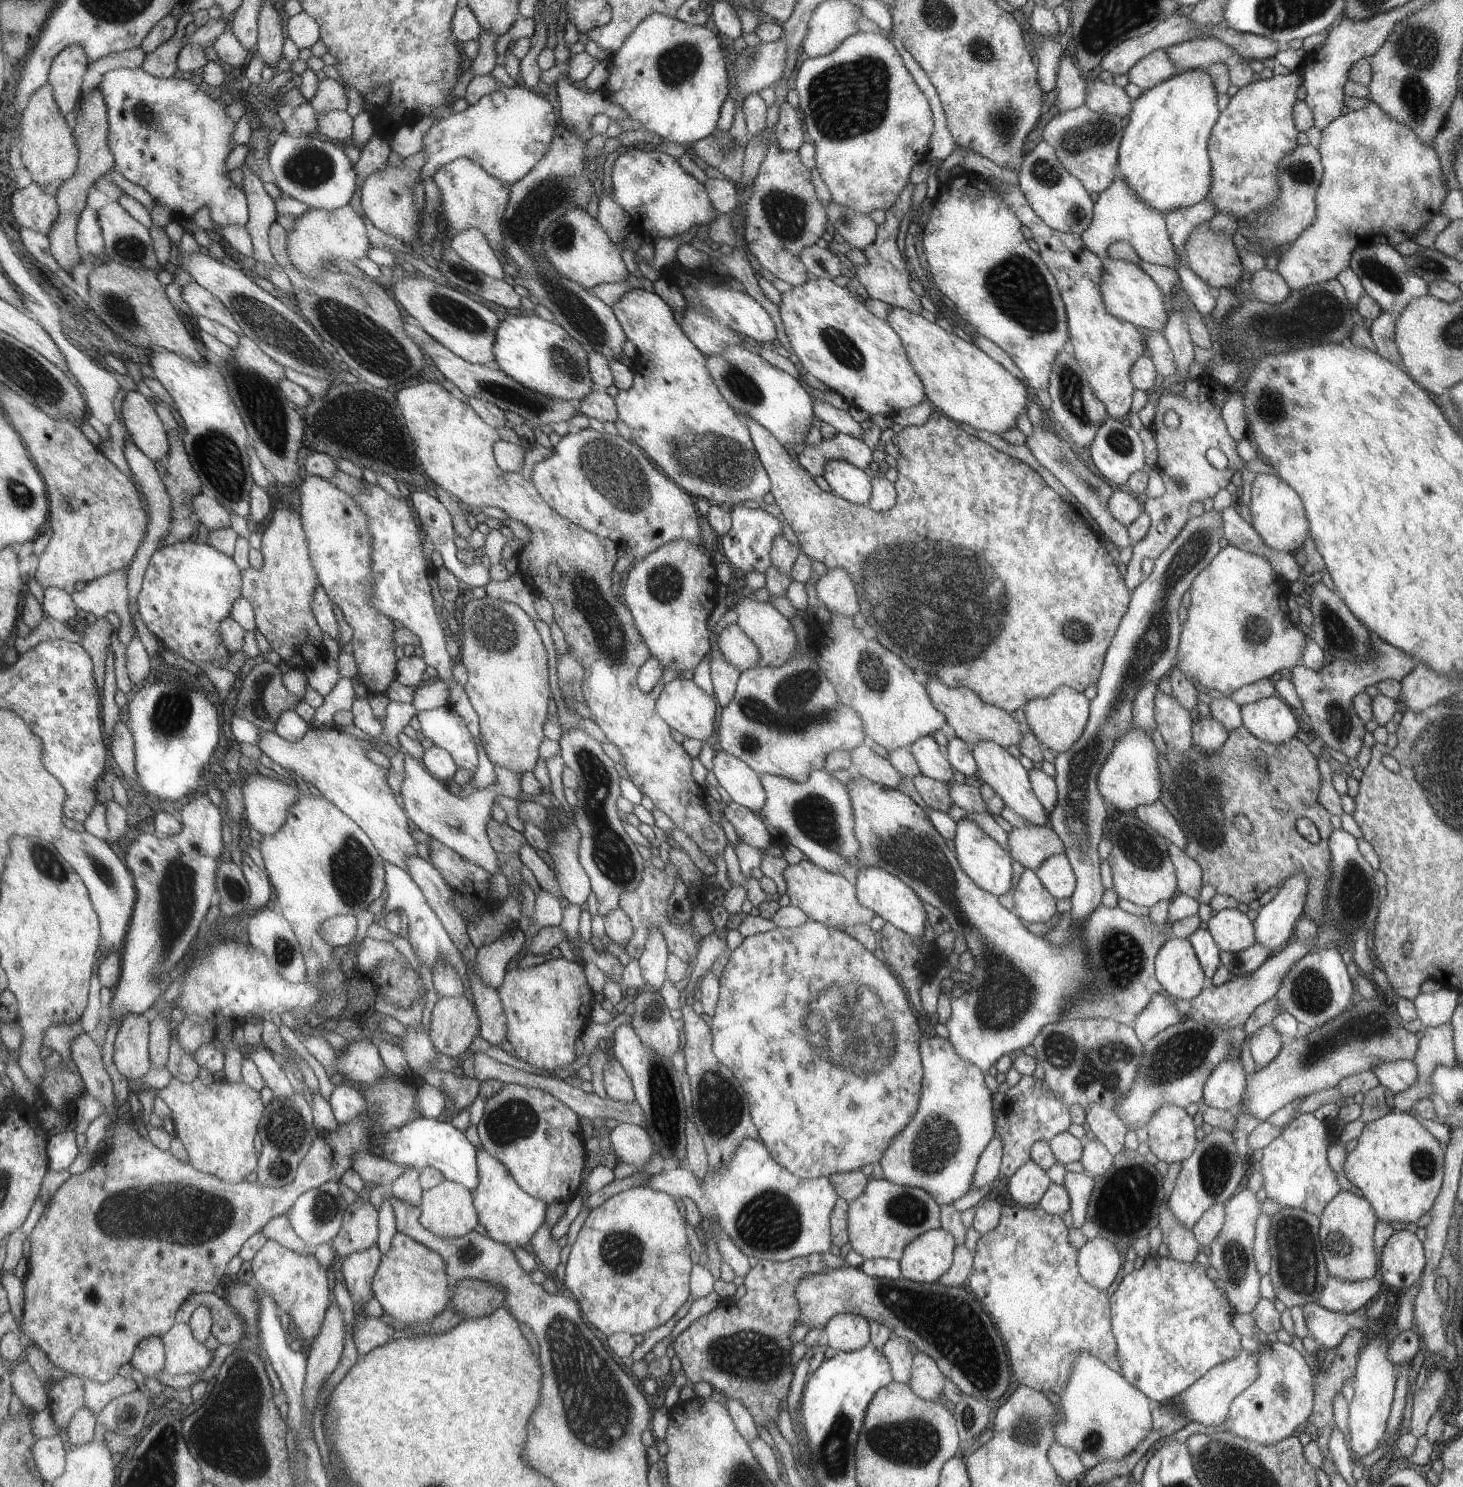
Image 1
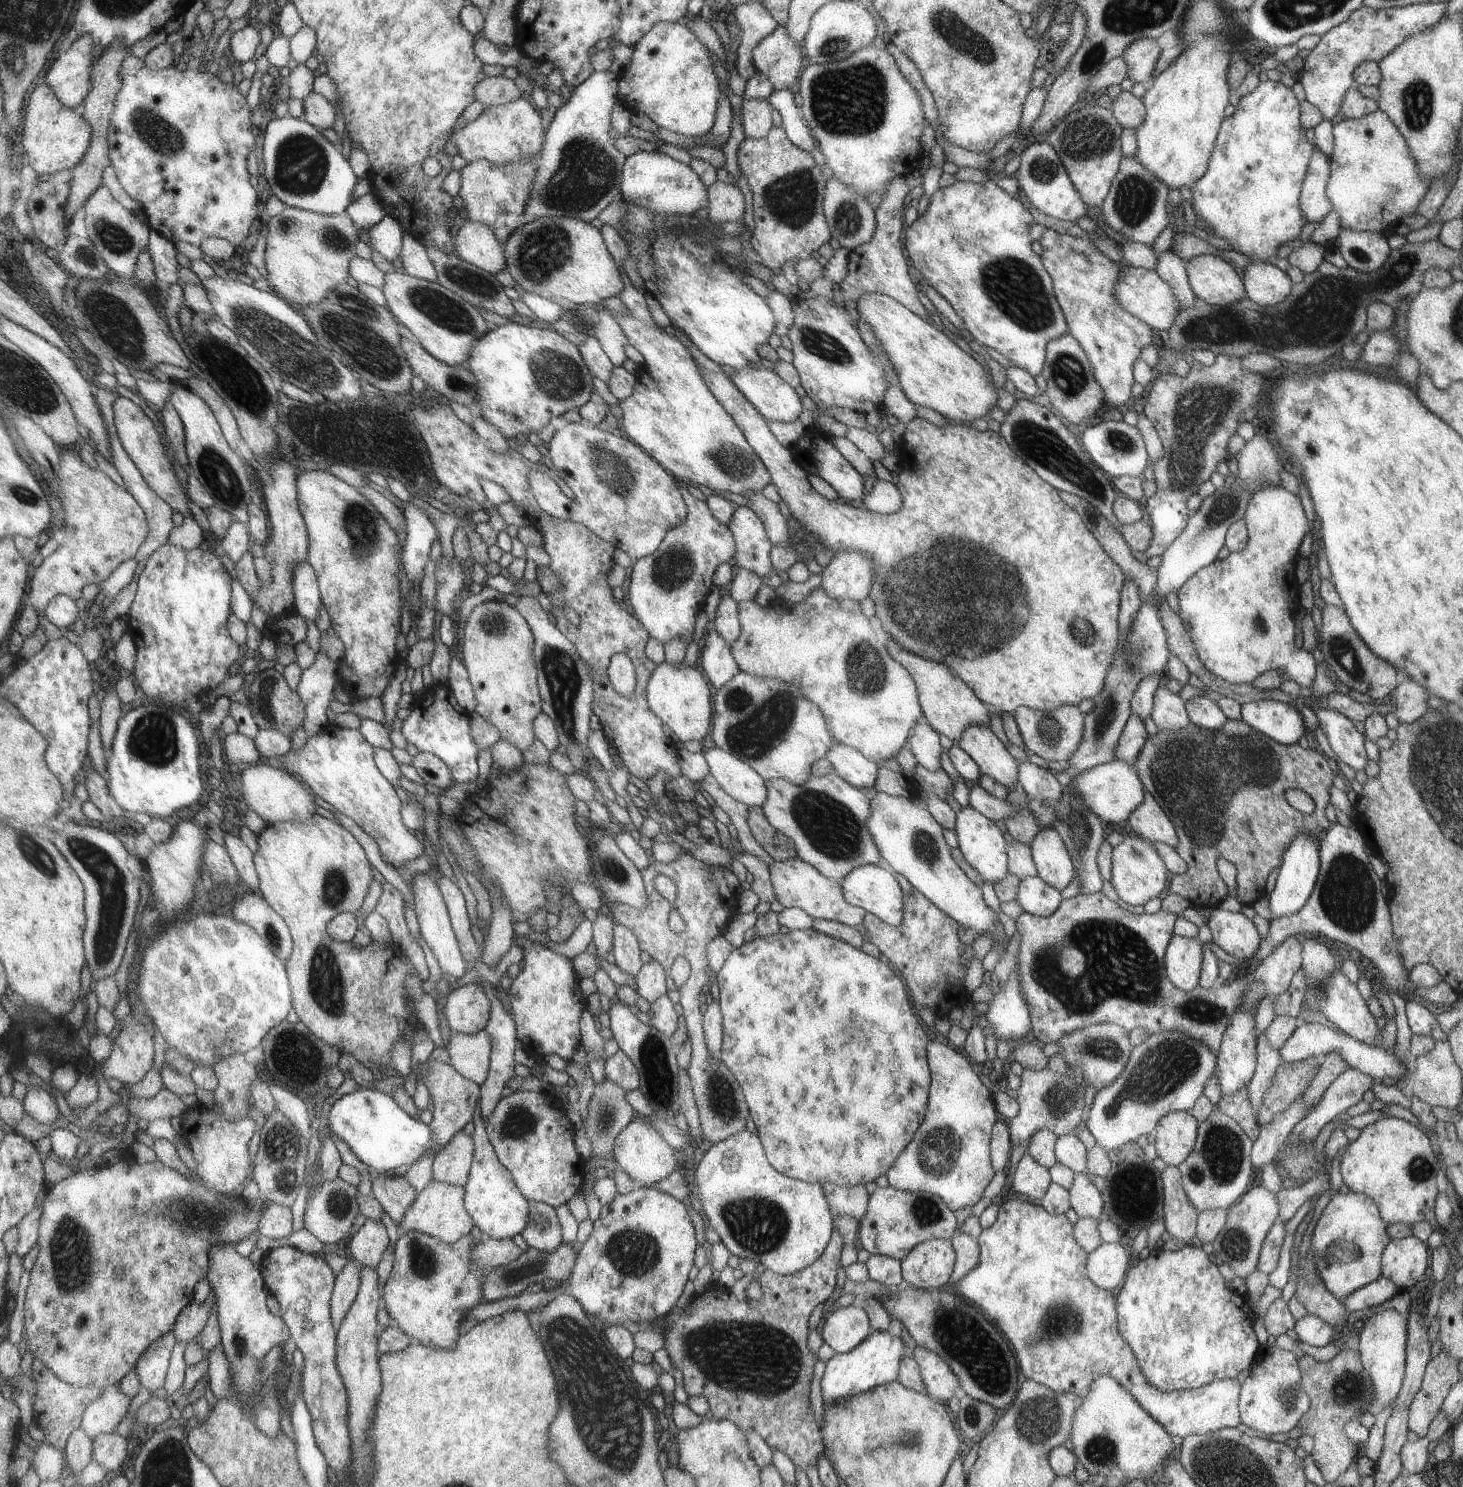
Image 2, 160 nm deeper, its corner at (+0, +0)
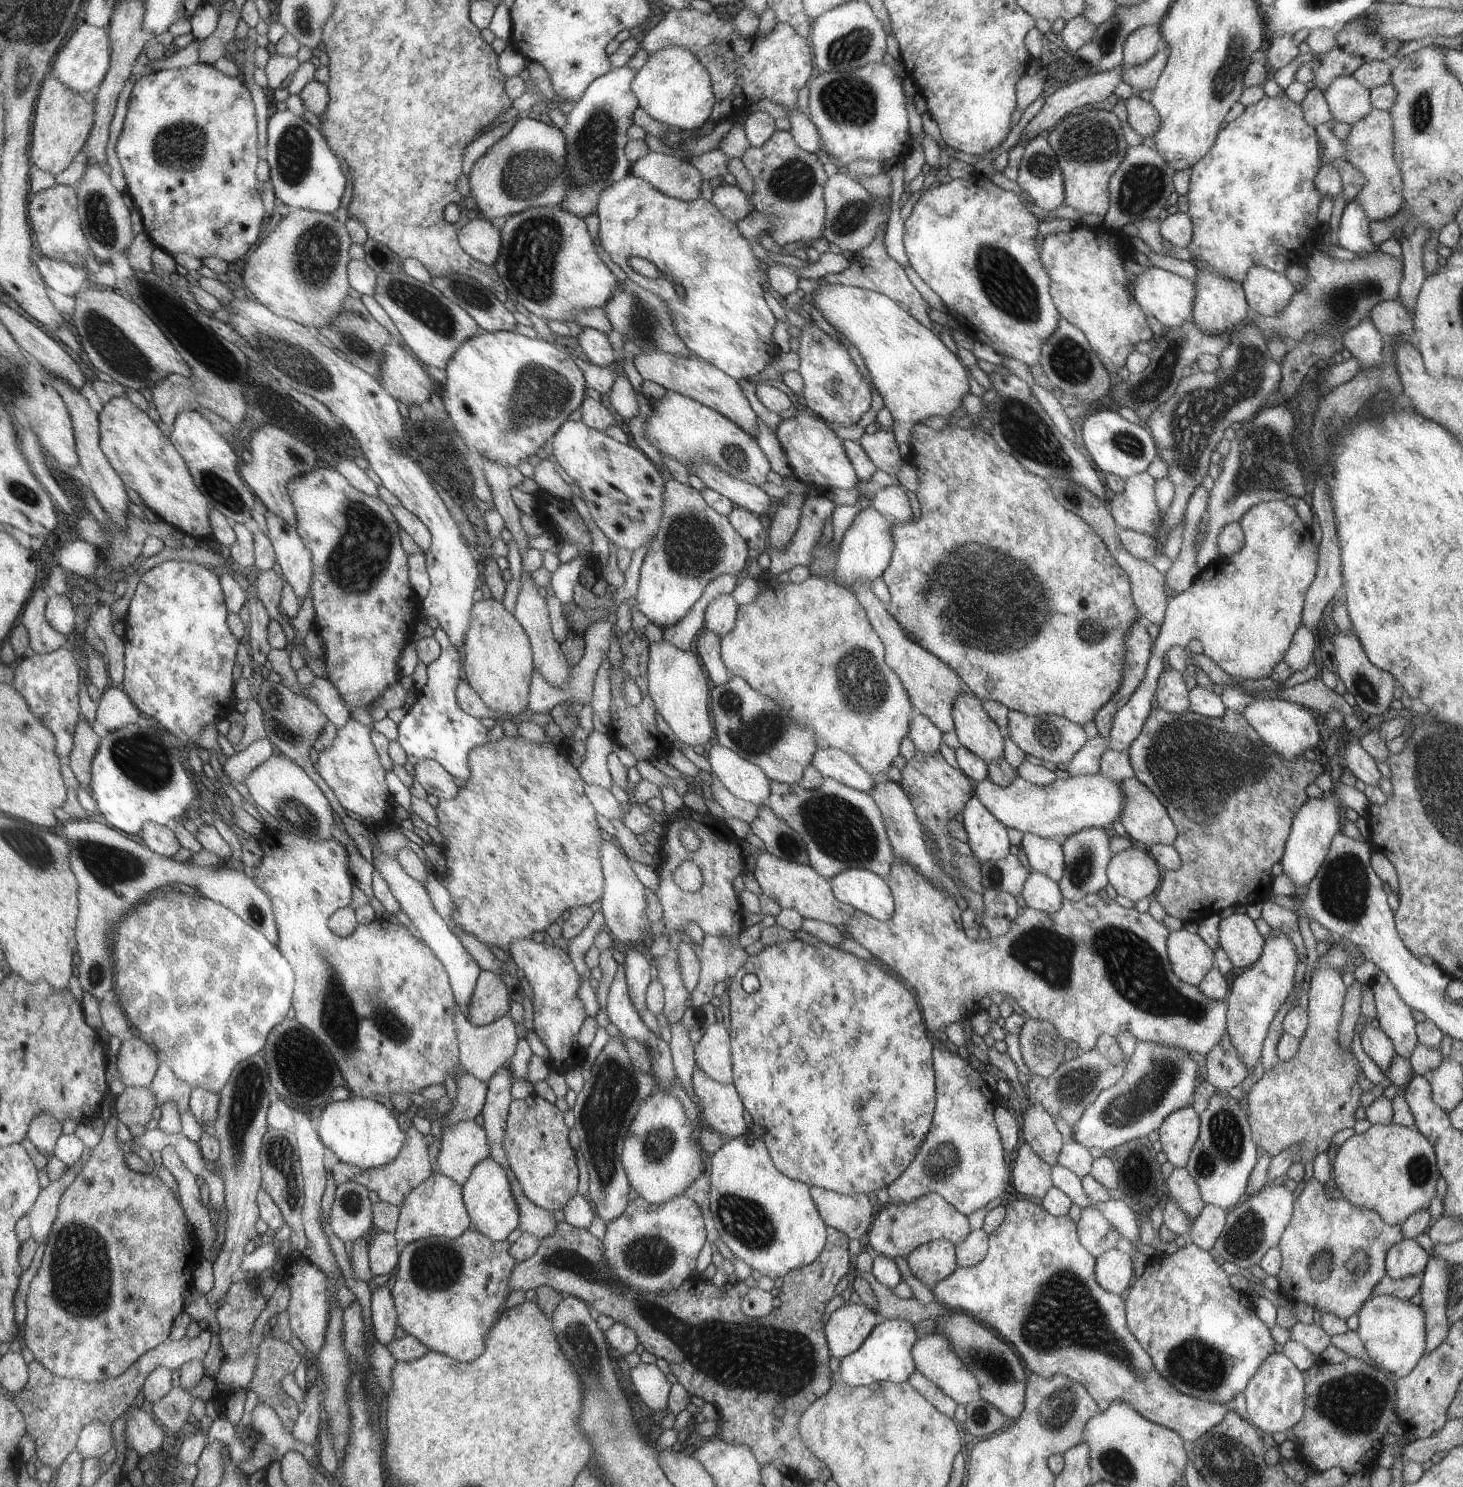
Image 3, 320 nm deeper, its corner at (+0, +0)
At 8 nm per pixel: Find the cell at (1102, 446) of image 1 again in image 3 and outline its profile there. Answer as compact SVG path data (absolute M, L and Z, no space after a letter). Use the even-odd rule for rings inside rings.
M1090 411L1080 427L1082 440L1097 471L1099 469L1104 473L1127 480L1131 475L1143 472L1157 454L1156 442L1149 436L1145 426L1141 428L1135 424L1129 424L1112 411Z

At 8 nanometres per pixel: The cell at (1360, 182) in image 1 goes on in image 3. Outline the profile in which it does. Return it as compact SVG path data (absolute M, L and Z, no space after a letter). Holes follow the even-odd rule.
M1372 108L1363 118L1351 125L1347 138L1341 142L1346 152L1345 160L1352 169L1359 170L1364 178L1363 187L1354 199L1363 207L1368 219L1381 221L1402 209L1405 206L1401 194L1402 175L1398 163L1394 160L1394 131L1390 112Z

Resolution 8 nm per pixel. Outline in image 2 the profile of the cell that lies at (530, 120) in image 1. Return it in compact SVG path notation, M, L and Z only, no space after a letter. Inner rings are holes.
M525 98L504 105L491 105L474 122L455 130L450 141L468 163L479 159L487 159L498 165L522 161L537 156L544 147L547 129L543 128L545 120L541 118L533 104Z

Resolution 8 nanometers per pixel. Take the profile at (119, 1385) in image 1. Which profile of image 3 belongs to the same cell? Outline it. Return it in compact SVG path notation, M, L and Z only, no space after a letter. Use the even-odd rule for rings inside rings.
M103 1420L94 1421L81 1430L79 1442L75 1451L80 1452L85 1460L91 1457L100 1457L109 1452L113 1446L113 1432L111 1425L105 1424Z

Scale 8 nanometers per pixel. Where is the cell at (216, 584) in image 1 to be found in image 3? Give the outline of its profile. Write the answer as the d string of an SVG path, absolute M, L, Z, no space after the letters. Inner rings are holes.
M168 560L155 565L140 578L136 586L136 591L130 600L124 620L126 623L126 633L124 636L126 640L126 675L121 688L132 698L132 701L143 712L144 716L158 720L159 725L165 728L169 734L175 736L175 738L196 746L198 746L199 738L203 734L203 728L207 728L209 724L219 724L219 720L230 720L235 714L236 705L229 701L233 701L236 698L236 682L233 682L233 666L235 666L235 662L238 662L238 648L241 640L235 636L235 633L229 626L229 613L220 577L209 566L195 562Z

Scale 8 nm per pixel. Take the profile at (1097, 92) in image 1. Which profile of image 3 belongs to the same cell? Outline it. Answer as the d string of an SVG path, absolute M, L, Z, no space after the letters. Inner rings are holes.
M1133 94L1124 101L1124 105L1127 110L1127 123L1139 136L1152 137L1158 131L1162 122L1154 105Z

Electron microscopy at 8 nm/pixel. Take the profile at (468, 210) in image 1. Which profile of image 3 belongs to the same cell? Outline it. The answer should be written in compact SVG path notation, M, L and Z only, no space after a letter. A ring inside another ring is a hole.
M516 120L512 129L476 160L469 182L479 215L489 220L510 217L531 207L559 206L572 188L566 134L539 120Z

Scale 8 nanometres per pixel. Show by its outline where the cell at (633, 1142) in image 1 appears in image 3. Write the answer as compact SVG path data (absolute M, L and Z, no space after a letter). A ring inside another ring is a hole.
M669 1087L654 1089L643 1101L637 1116L631 1123L622 1154L623 1164L634 1190L650 1203L656 1205L666 1203L674 1196L681 1195L695 1179L701 1176L701 1168L706 1168L704 1164L706 1159L706 1157L701 1158L699 1144L695 1140L695 1128L687 1122L679 1100L671 1094Z

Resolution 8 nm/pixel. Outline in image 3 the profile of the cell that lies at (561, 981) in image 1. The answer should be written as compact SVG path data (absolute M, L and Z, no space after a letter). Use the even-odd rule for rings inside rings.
M515 939L510 948L510 955L517 967L521 968L533 990L533 1031L549 1050L549 1059L554 1070L564 1072L577 1066L581 1067L586 1048L580 1043L580 1032L587 1016L585 1002L579 998L581 976L567 954L566 949L551 946L547 942L537 943L533 939Z

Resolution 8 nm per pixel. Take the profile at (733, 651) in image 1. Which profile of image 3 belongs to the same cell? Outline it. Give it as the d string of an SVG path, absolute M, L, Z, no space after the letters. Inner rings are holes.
M730 594L713 597L704 610L704 626L715 634L726 635L737 619L737 604Z

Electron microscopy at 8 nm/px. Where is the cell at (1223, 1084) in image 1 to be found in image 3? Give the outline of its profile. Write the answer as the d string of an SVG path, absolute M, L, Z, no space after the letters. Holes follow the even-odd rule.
M1271 929L1269 936L1265 938L1265 946L1257 962L1231 982L1231 988L1224 1000L1227 1006L1226 1031L1248 1071L1260 1057L1263 1039L1266 1038L1266 1032L1274 1020L1275 1013L1293 988L1293 974L1297 963L1298 954L1289 937L1280 930Z

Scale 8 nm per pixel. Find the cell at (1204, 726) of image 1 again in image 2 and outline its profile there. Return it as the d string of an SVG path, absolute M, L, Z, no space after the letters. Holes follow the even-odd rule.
M1200 694L1190 696L1184 704L1190 722L1198 727L1219 729L1227 719L1215 701Z

